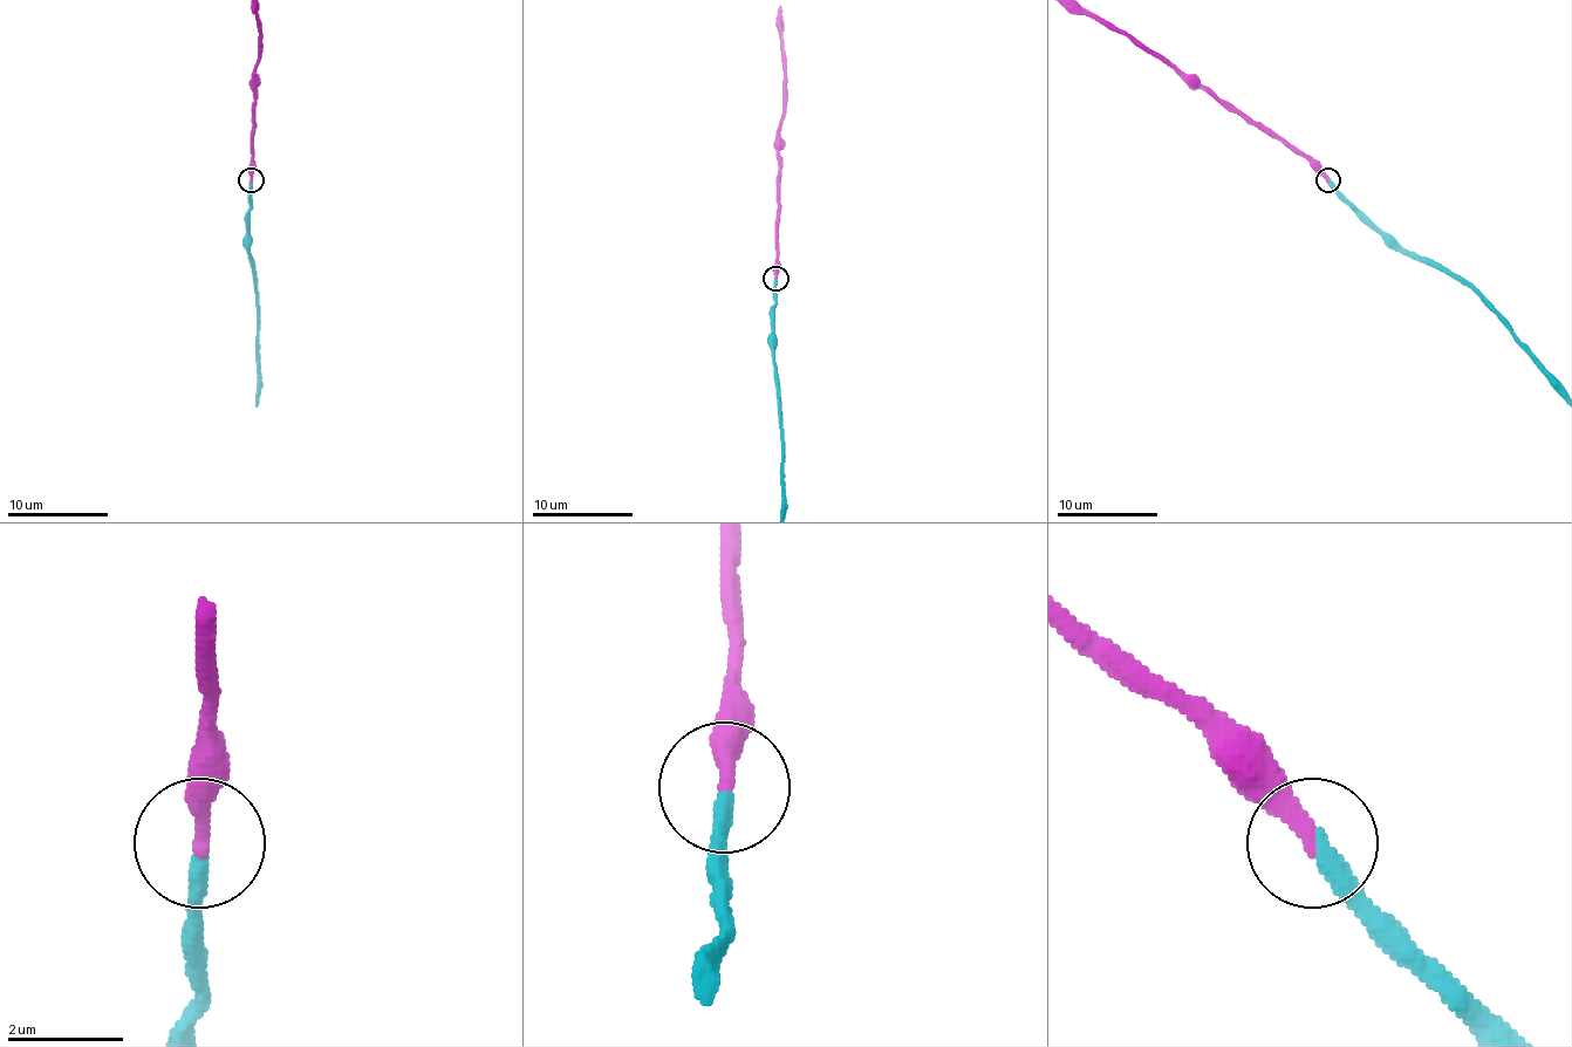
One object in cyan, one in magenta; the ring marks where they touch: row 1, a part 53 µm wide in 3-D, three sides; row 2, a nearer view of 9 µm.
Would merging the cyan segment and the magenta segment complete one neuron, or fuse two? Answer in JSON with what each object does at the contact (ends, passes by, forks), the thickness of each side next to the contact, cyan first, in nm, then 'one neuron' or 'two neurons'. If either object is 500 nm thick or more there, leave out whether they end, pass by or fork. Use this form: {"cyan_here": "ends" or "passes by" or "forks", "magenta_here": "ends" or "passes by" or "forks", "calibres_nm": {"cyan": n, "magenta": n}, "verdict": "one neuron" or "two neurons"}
{"cyan_here": "ends", "magenta_here": "ends", "calibres_nm": {"cyan": 340, "magenta": 320}, "verdict": "one neuron"}

